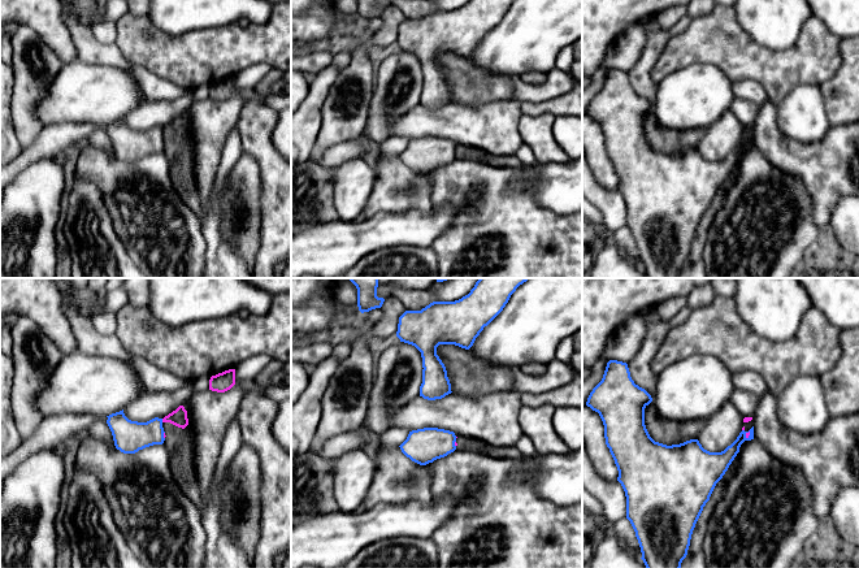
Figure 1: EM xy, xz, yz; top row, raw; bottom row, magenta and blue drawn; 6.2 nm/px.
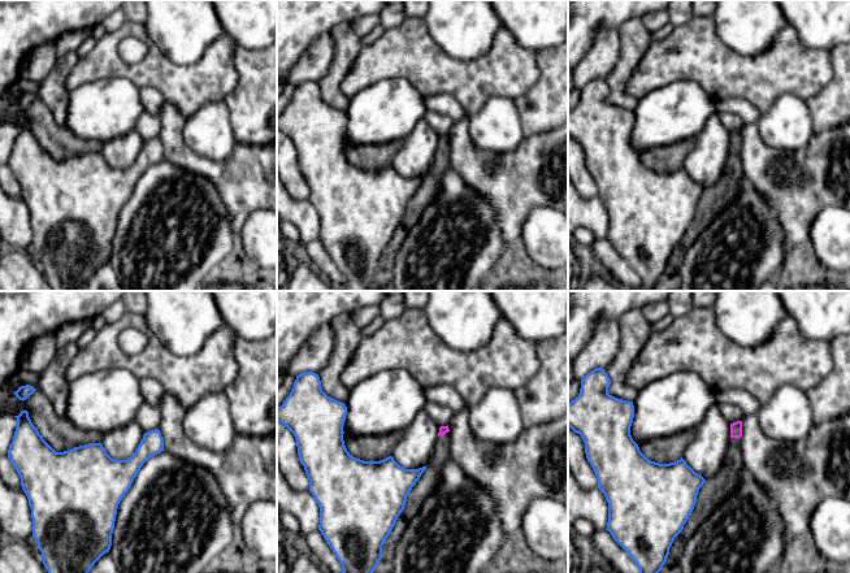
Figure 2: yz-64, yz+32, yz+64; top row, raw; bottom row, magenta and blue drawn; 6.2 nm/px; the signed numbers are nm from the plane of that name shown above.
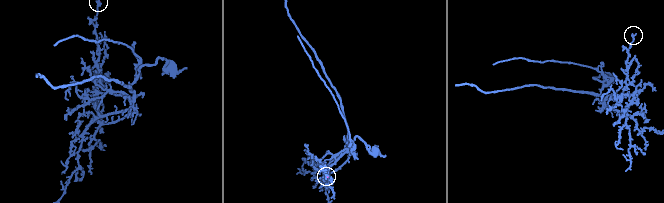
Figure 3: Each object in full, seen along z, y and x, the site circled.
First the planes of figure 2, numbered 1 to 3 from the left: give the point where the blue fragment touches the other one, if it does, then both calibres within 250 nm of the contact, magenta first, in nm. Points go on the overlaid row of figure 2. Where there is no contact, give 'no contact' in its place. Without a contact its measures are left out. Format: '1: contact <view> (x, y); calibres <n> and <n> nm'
1: no contact
2: no contact
3: no contact

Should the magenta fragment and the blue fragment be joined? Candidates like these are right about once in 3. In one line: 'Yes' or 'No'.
No

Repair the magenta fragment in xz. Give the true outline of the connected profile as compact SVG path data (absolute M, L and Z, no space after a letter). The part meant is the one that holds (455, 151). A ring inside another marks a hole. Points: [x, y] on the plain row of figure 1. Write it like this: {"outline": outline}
{"outline": "M457 146L455 151L457 160L470 160L494 168L519 168L522 164L513 156L495 156L474 147Z"}

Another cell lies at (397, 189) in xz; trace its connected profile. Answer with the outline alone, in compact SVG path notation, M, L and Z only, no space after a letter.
M382 156L376 166L376 182L361 218L379 212L426 212L433 208L430 173L420 174L407 166L400 156Z

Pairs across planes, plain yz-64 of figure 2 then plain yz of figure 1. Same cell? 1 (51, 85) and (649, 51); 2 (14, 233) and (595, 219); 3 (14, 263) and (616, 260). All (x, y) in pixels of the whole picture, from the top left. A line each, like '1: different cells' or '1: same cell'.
1: same cell
2: different cells
3: same cell

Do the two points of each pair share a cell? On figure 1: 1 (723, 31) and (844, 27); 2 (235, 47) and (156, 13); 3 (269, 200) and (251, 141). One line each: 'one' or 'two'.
1: two
2: two
3: one

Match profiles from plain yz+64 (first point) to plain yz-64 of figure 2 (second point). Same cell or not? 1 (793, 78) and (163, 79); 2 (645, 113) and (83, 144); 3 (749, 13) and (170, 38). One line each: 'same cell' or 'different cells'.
1: same cell
2: different cells
3: same cell

